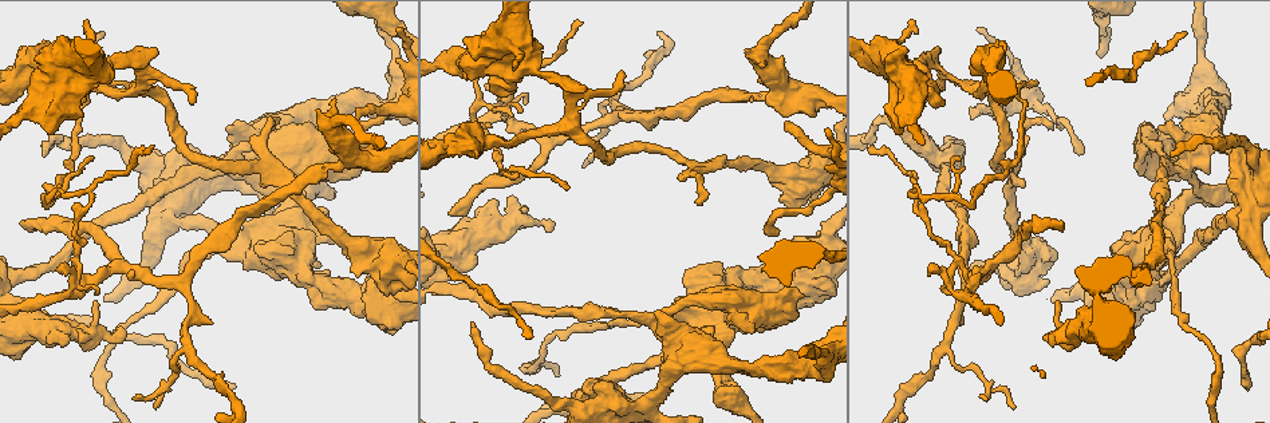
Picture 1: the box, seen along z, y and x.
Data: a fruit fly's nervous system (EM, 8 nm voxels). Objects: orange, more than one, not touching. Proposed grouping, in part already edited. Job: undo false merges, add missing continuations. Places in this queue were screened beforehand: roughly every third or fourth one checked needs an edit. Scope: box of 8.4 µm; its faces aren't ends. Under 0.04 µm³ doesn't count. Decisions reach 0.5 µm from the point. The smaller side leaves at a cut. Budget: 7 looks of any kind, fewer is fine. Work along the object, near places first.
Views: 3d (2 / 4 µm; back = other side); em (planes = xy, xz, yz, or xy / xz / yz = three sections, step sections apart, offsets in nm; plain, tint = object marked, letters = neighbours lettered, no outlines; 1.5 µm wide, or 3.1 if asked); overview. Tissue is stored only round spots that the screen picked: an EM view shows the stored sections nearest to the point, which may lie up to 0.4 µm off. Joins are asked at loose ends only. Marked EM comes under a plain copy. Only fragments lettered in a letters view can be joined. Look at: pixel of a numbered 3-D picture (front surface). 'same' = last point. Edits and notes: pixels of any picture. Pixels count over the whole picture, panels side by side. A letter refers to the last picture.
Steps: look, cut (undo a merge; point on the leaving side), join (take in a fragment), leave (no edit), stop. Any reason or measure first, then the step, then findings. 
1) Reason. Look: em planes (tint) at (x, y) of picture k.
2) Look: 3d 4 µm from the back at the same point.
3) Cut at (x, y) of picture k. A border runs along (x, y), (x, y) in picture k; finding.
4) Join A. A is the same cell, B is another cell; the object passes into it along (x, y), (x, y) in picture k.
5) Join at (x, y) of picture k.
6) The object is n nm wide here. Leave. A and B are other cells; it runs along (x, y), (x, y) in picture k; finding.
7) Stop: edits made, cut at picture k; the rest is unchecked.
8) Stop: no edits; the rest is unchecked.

Look: 3d 4 µm at (451, 213) of picture 1.

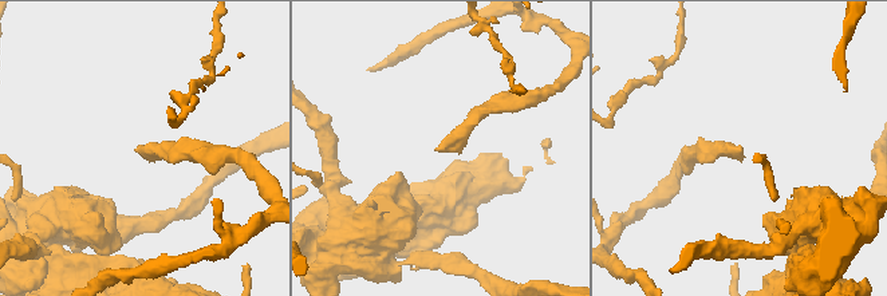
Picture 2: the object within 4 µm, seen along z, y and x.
Look: em xy step 4 (tint) at (740, 145) of picture 2.

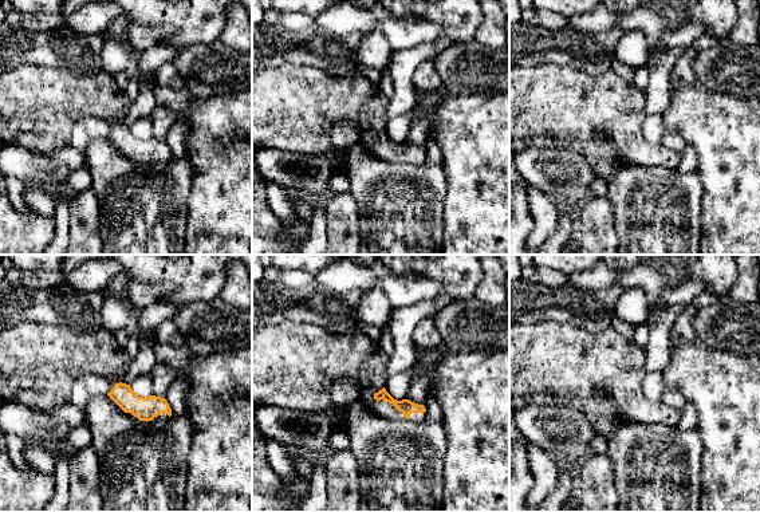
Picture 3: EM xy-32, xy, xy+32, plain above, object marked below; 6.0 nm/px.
What lies round it. Look: em xy step 4 (letters) at the same point.

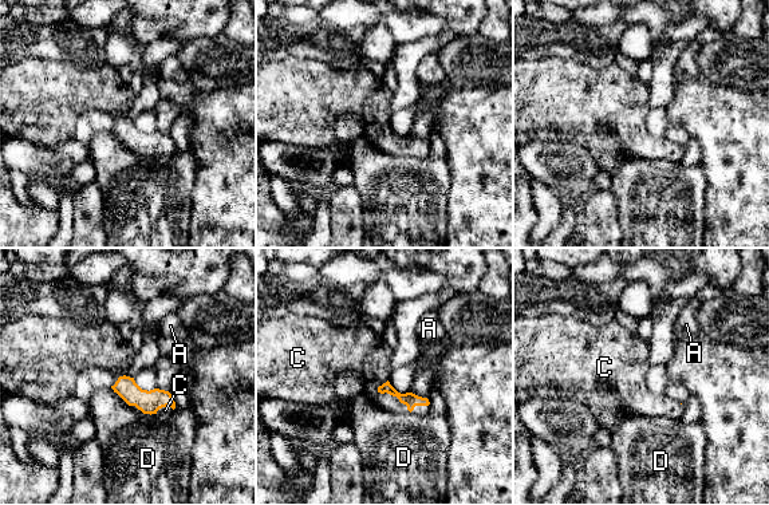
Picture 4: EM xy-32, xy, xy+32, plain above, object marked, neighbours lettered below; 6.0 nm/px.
Join C. C is the same cell, A and D are other cells; the object passes into it along (410, 399), (402, 402), (374, 371) in picture 4; it goes on there.

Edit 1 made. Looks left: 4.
Sharp bend. Look: 3d 2 µm from the back at (82, 282) of picture 1.

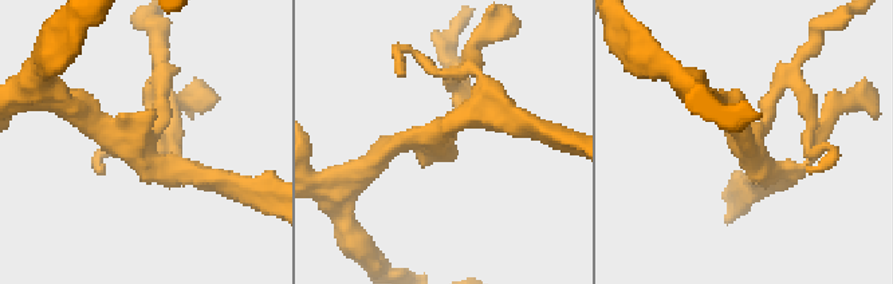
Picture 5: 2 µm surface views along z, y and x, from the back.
Need the tissue. Look: em planes (letters) at (750, 141) of picture 5.

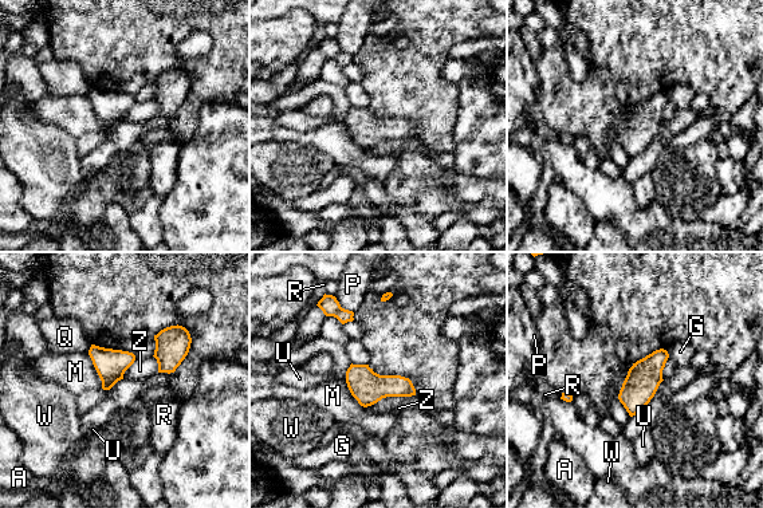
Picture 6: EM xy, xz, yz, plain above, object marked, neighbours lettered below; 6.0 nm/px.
Leave. A, G, M, P, Q, R, U, W and Z are other cells; a border runs along (669, 357), (663, 370), (663, 379) in picture 6; one neuron here.

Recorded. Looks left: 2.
Free end. Look: 3d 4 µm from the back at (788, 125) of picture 1.

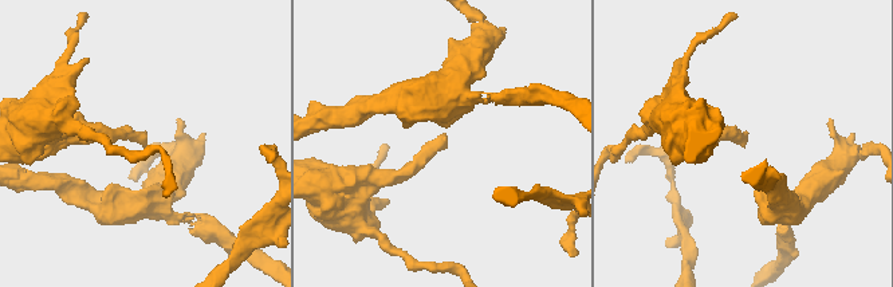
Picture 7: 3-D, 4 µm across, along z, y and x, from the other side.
Now the EM. Look: em planes (letters) at (445, 135) of picture 7.

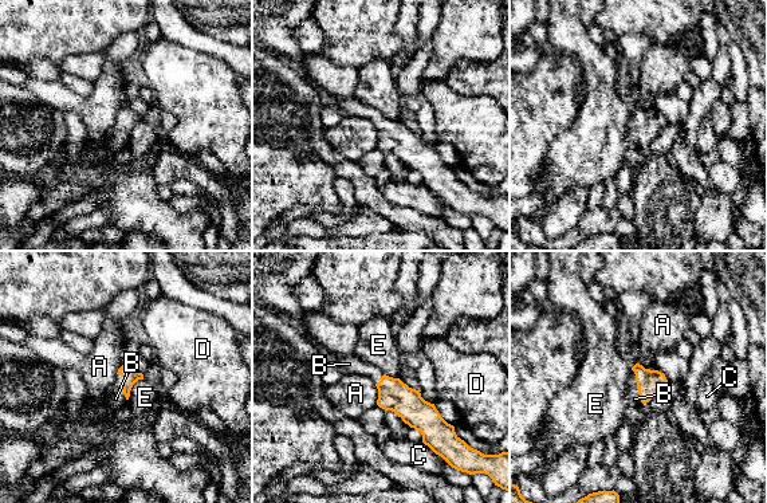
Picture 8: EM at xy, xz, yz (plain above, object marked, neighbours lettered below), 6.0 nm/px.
Join B. B is the same cell, A, C, D and E are other cells; it goes on there.

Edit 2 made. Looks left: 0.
Stop: edits made, join at picture 4, join at picture 8; the rest is unchecked.

